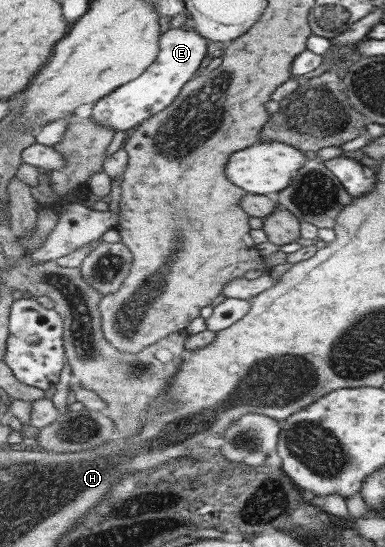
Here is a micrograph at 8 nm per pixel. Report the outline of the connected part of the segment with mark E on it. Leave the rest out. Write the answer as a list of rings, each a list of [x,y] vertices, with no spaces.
[[[193,21],[187,23],[193,29],[178,27],[168,29],[161,35],[161,52],[152,66],[140,77],[120,86],[107,97],[101,98],[92,108],[92,117],[103,125],[114,127],[115,132],[123,130],[127,134],[136,130],[145,120],[167,109],[181,95],[184,84],[193,80],[200,70],[202,60],[208,56],[208,40],[197,29]]]

